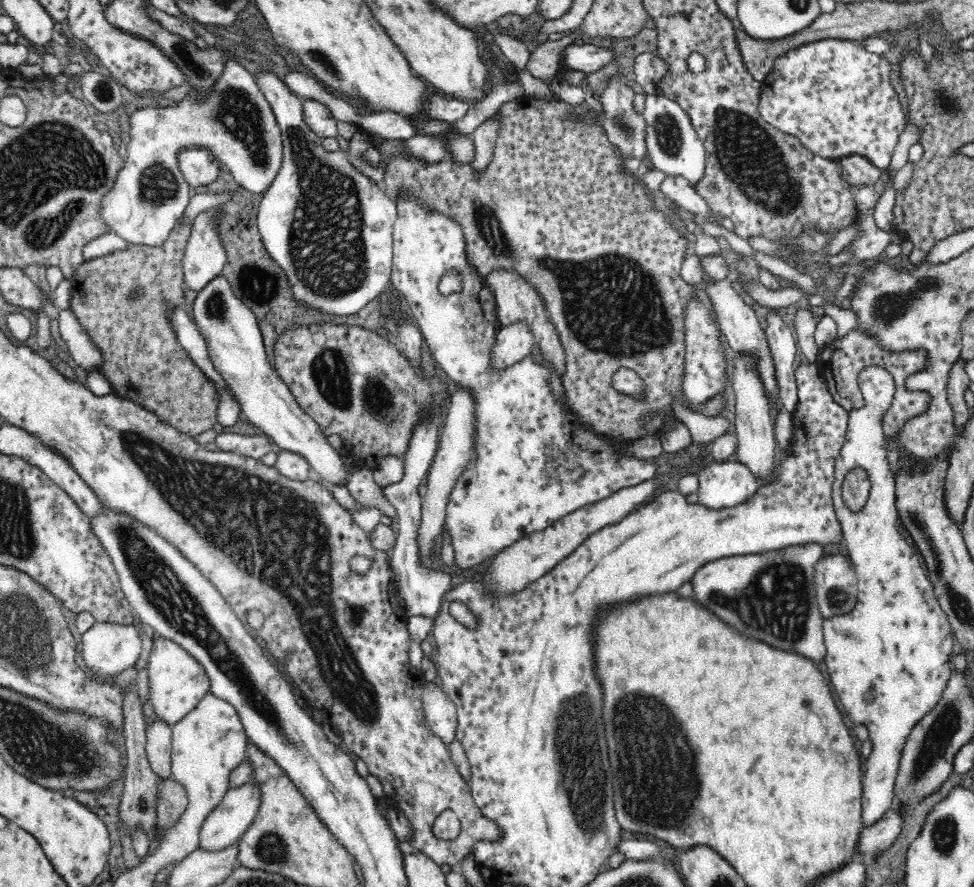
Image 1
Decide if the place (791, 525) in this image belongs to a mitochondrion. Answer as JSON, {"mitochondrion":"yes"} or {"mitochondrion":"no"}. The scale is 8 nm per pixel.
{"mitochondrion":"no"}

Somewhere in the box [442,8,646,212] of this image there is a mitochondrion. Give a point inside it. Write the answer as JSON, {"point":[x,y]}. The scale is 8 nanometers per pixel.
{"point":[622,122]}

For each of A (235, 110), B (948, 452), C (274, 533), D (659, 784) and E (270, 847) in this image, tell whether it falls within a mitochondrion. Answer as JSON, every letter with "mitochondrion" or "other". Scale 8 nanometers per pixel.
{"A":"mitochondrion","B":"other","C":"mitochondrion","D":"mitochondrion","E":"mitochondrion"}

